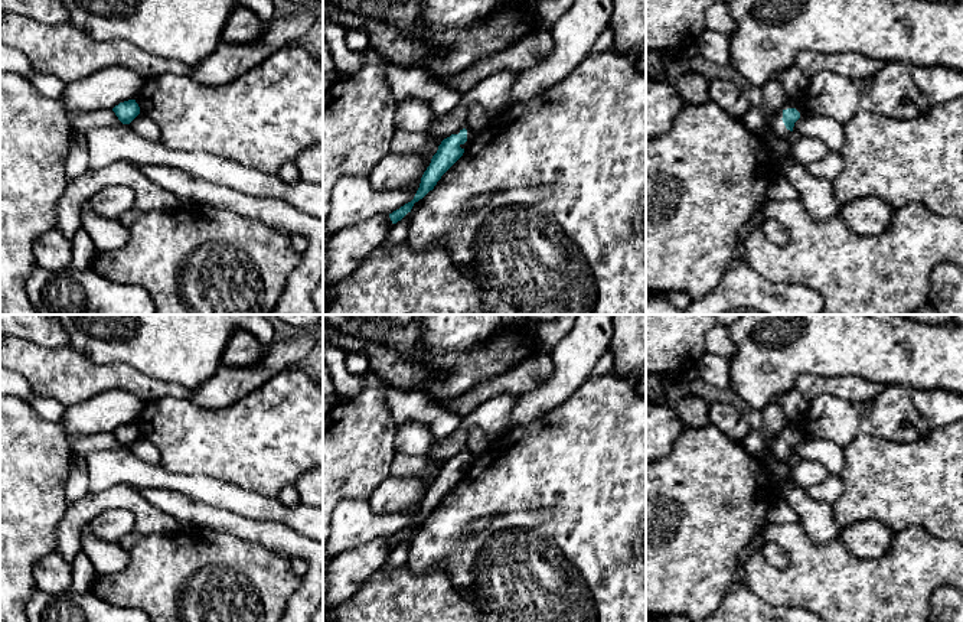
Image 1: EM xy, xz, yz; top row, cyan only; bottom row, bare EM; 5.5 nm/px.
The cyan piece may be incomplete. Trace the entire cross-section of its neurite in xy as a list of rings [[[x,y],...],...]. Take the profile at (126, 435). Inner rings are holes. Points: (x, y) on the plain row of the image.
[[[128,423],[115,429],[112,434],[123,447],[130,447],[140,437],[140,430],[136,423]]]

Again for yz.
[[[789,423],[784,432],[768,447],[771,456],[777,460],[789,460],[794,446],[804,437],[803,430],[796,423]]]

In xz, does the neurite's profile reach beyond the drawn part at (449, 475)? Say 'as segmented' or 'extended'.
extended

